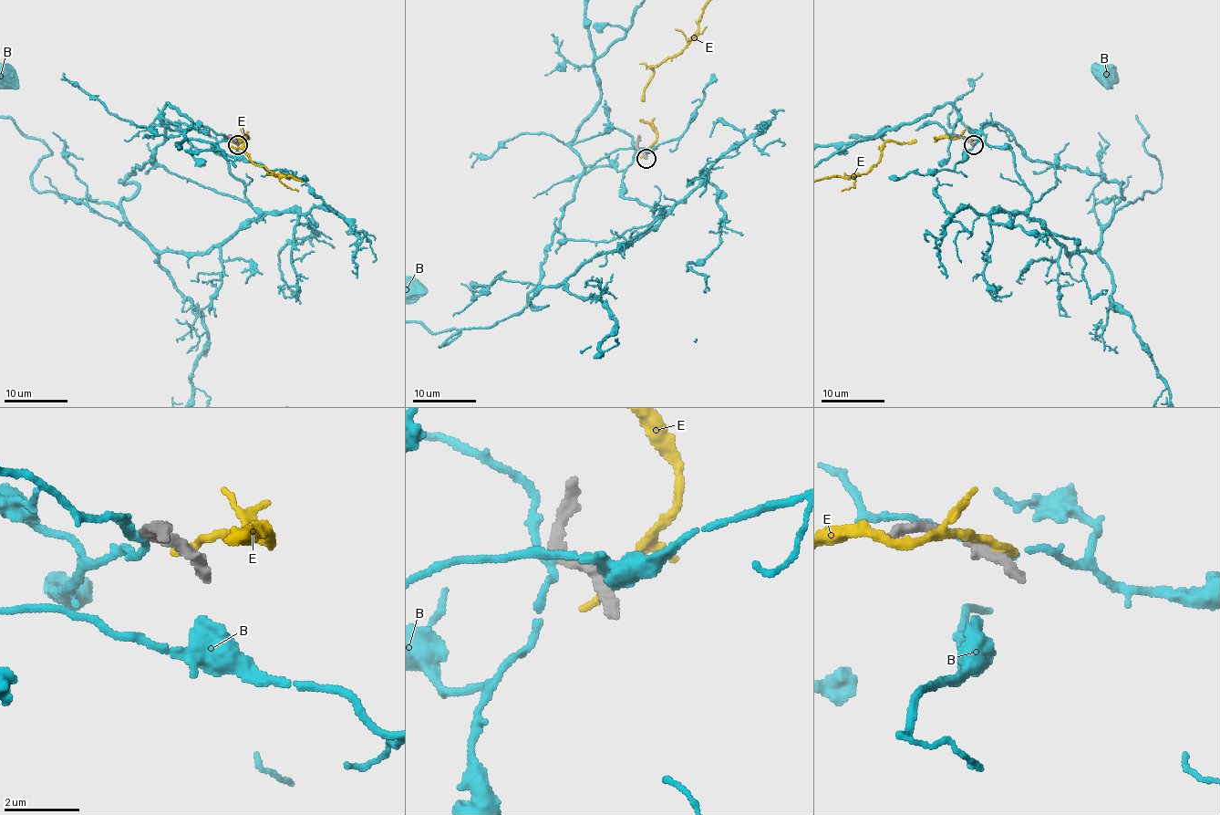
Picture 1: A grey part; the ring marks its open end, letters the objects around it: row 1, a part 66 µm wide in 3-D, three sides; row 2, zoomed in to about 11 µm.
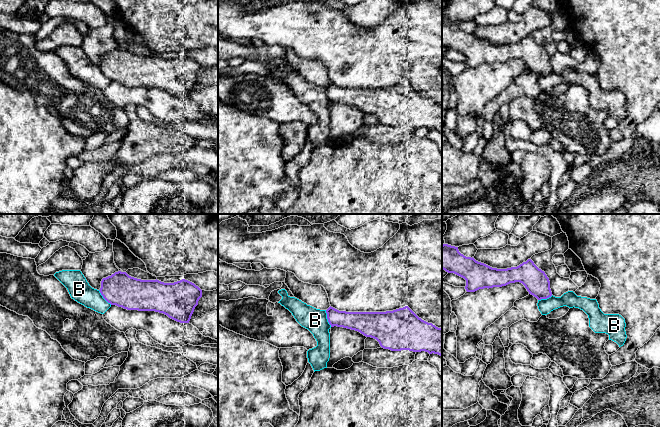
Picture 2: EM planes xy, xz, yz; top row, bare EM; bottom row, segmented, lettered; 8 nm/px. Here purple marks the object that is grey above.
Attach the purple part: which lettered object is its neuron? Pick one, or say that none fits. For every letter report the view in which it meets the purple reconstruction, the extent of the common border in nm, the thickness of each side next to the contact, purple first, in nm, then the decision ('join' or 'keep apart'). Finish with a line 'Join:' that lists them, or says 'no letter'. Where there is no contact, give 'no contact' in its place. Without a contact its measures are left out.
B: xz | 140 nm | 160/190 nm | keep apart
E: no contact | keep apart
Join: no letter

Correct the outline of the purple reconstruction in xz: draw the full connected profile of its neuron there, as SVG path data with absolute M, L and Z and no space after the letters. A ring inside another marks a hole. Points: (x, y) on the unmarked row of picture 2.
M408 82L386 88L326 86L331 103L343 103L376 115L391 127L425 127L442 132L442 104L419 94Z

